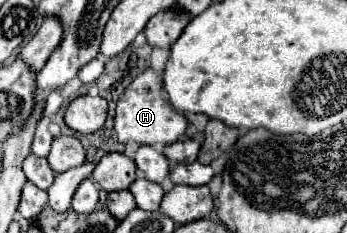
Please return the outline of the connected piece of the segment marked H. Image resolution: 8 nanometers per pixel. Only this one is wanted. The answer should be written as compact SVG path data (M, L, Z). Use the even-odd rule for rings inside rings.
M152 68L142 72L124 90L124 94L120 96L120 100L116 104L114 132L116 132L116 140L122 144L126 144L128 140L134 140L138 144L148 144L148 146L166 146L170 142L176 142L184 134L186 126L188 126L188 122L186 122L184 114L174 110L170 106L170 102L166 100L160 72L156 72Z

